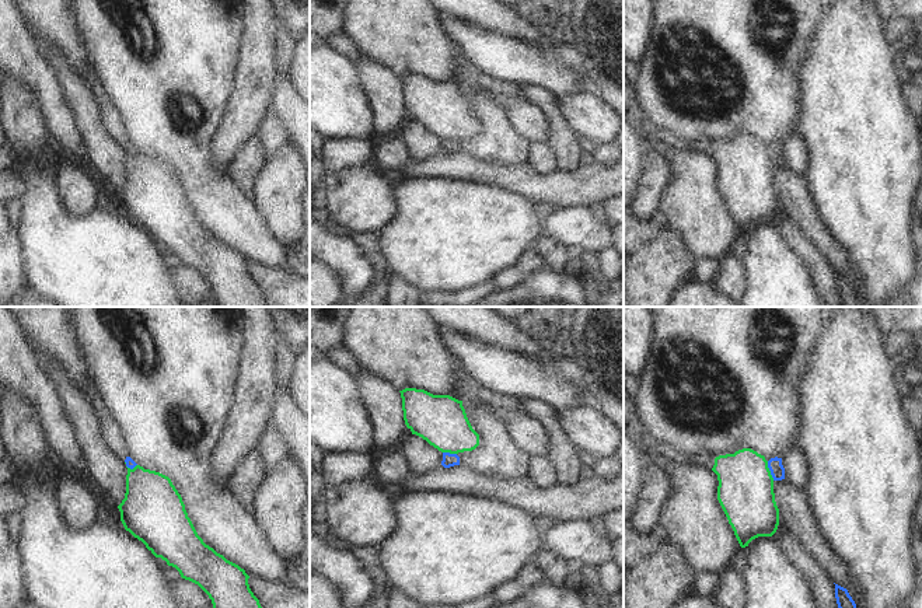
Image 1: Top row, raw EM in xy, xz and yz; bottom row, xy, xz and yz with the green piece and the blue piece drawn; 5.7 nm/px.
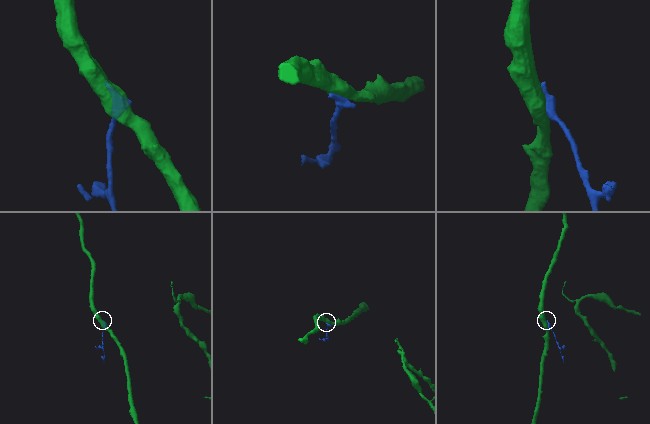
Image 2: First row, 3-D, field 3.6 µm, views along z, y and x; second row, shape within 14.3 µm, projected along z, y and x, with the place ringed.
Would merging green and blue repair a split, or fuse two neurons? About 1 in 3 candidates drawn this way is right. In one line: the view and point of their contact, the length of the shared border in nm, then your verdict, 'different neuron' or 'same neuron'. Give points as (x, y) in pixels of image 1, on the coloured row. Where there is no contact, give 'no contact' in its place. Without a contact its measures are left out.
meets green in yz at (769, 471); contact 120 nm long; different neuron

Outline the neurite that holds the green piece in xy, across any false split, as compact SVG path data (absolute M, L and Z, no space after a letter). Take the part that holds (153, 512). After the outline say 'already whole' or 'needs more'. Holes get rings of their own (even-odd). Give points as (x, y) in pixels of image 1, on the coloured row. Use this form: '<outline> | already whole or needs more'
M140 465L128 468L126 493L118 509L125 530L156 558L175 567L182 579L198 584L212 600L213 608L262 608L249 588L245 570L217 553L198 535L182 497L168 476Z | already whole

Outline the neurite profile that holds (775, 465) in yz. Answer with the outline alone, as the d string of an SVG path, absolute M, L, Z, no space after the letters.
M771 458L768 461L768 468L771 471L771 475L773 478L773 481L782 481L785 479L785 468L782 465L782 458Z

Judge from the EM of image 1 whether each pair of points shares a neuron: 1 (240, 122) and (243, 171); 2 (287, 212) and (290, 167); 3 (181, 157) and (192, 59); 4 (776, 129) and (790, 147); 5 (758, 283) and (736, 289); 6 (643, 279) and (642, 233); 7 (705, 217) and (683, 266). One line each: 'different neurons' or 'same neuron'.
1: different neurons
2: same neuron
3: same neuron
4: different neurons
5: different neurons
6: different neurons
7: different neurons

